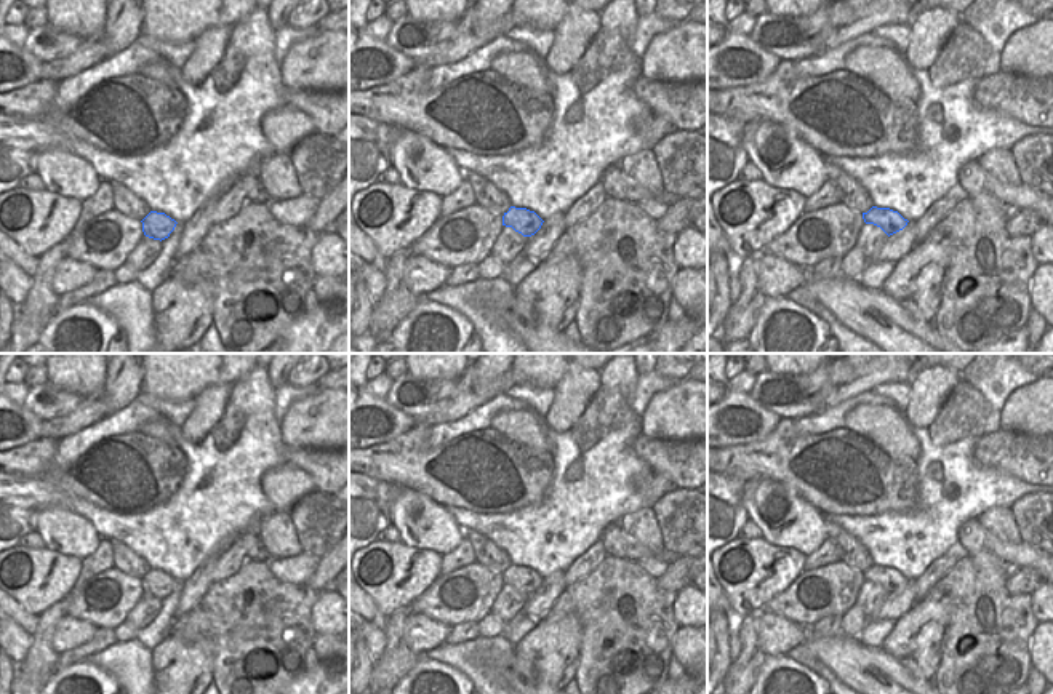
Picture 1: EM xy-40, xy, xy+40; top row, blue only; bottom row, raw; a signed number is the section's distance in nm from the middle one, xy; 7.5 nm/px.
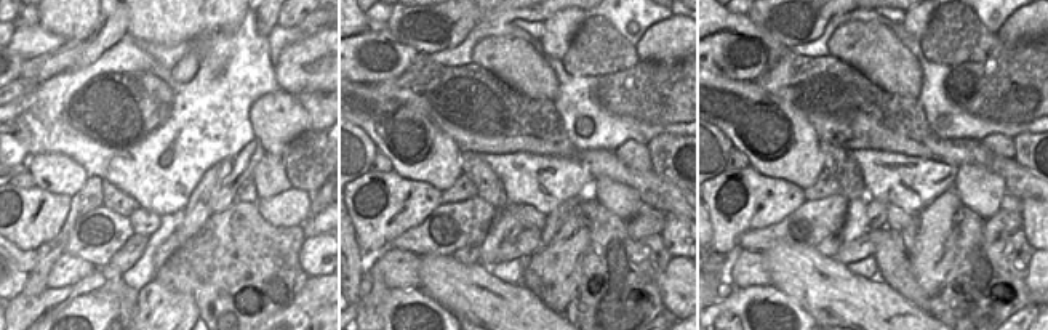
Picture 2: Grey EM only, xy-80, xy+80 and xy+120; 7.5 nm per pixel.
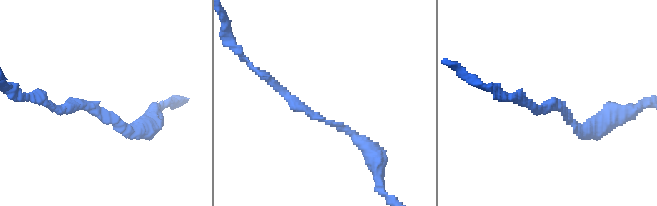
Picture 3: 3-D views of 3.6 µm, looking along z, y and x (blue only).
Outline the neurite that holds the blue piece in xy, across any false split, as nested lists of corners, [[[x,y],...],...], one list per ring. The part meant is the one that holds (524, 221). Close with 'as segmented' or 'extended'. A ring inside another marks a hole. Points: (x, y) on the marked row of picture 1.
[[[510,206],[509,211],[502,216],[502,225],[512,227],[523,237],[535,235],[541,229],[543,222],[544,221],[535,211],[526,208]]] | as segmented

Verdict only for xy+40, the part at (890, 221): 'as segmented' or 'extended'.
as segmented

